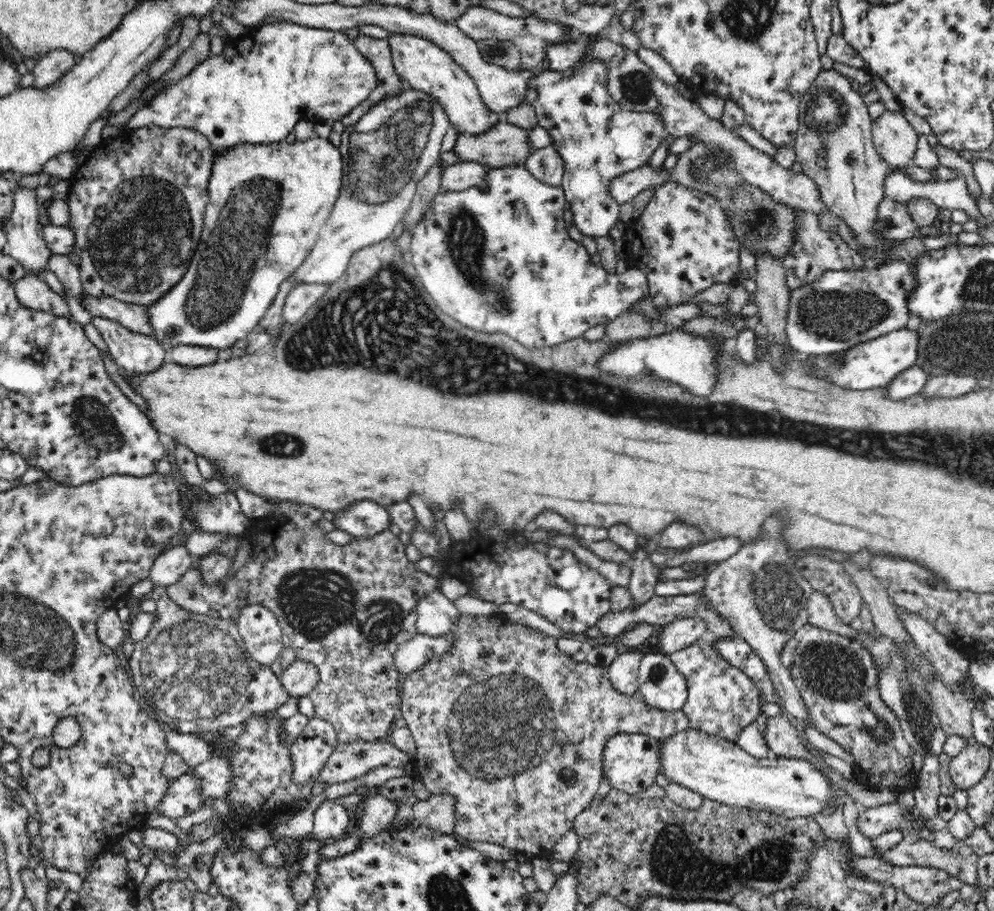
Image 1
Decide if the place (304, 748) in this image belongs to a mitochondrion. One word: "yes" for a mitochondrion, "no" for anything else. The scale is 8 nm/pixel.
no

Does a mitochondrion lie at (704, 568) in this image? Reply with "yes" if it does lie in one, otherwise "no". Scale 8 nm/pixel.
no

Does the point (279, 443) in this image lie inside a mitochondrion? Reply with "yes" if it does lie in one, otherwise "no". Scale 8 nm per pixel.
yes

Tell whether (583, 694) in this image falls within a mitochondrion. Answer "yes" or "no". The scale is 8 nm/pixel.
no

